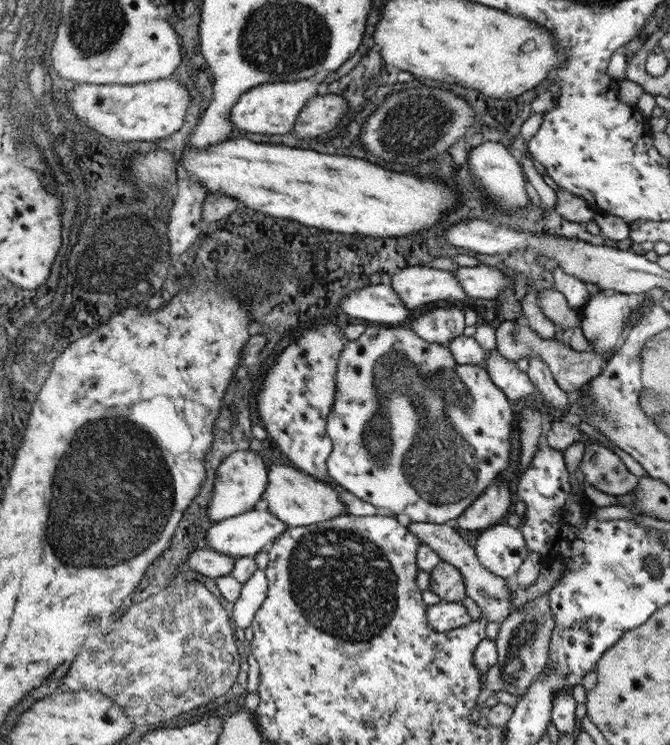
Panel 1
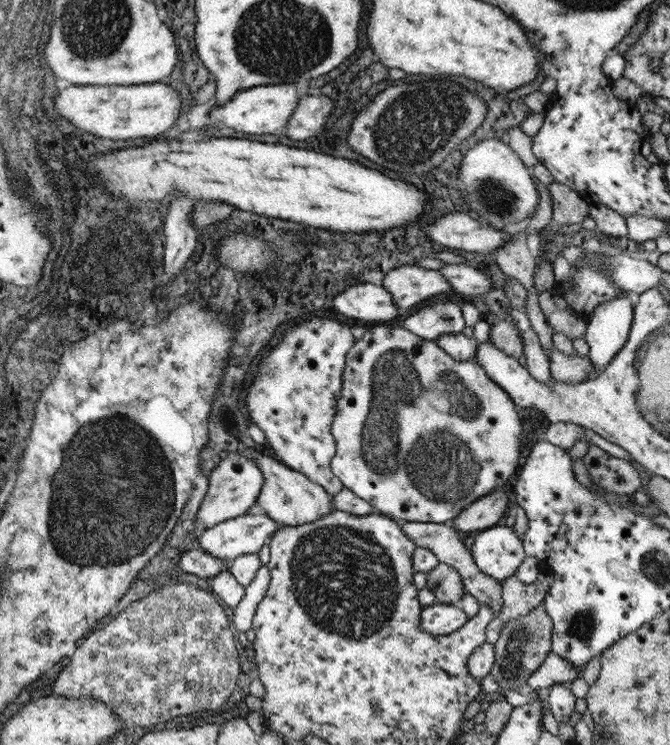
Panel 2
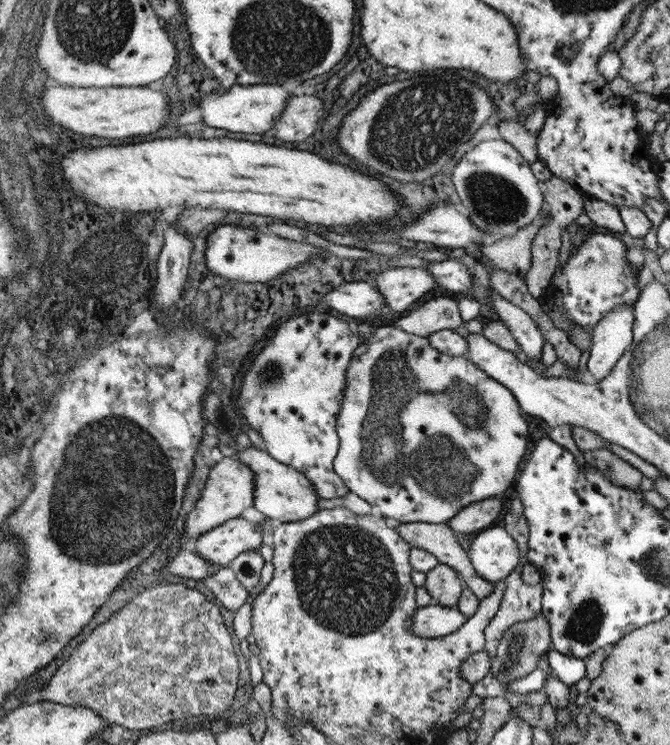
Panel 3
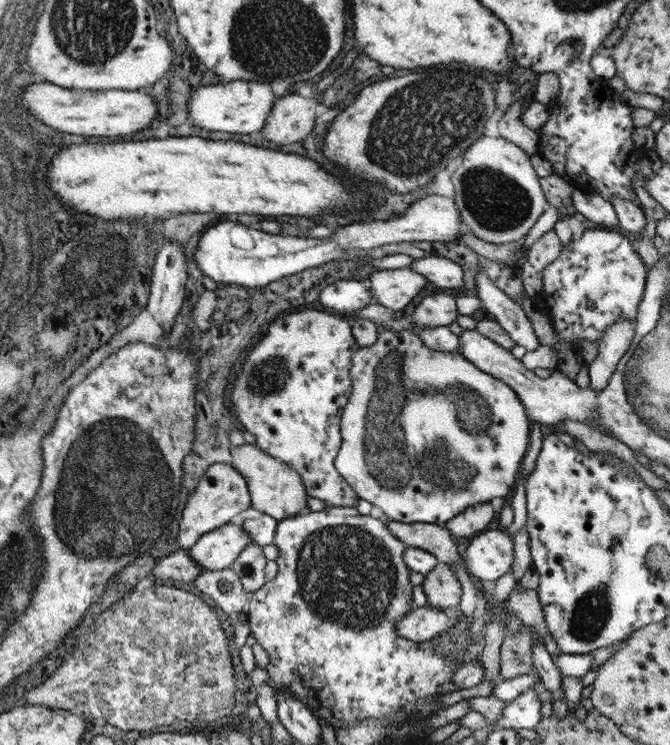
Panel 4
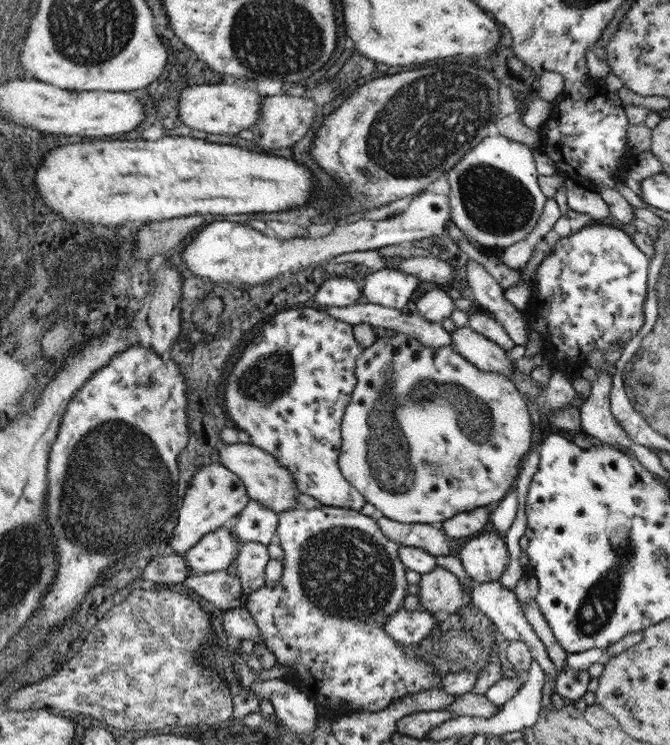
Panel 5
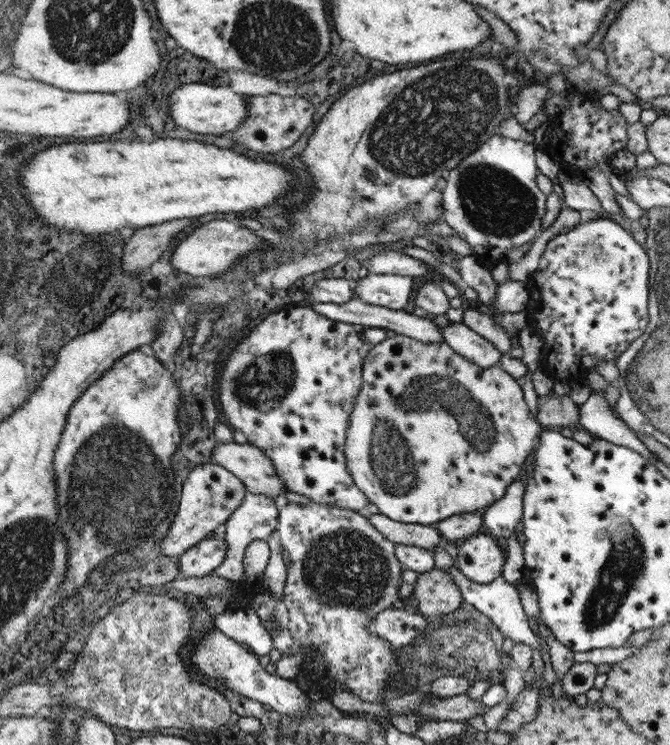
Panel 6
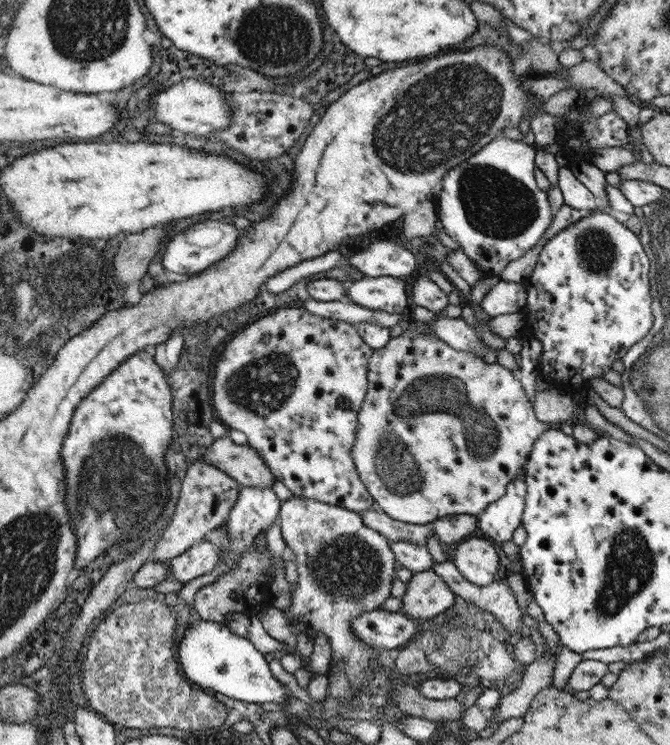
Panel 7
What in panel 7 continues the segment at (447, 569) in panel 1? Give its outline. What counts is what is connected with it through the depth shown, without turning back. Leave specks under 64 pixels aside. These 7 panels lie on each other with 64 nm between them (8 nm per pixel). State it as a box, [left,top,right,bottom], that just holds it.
[399,570,455,622]

